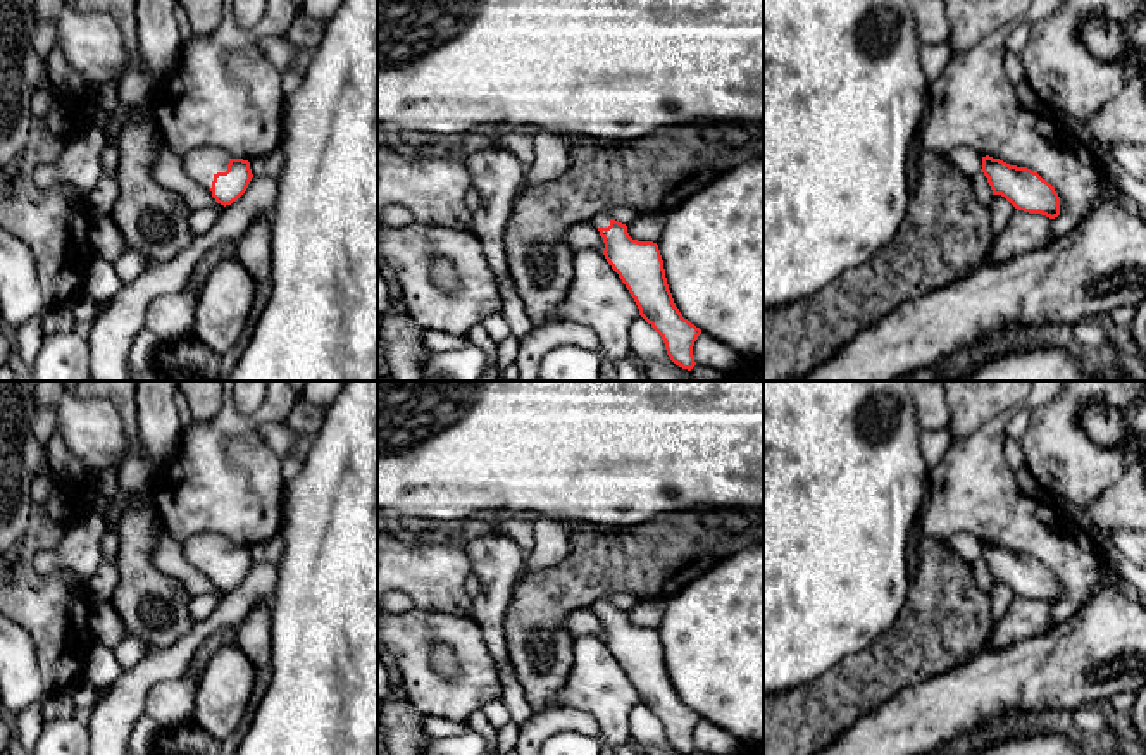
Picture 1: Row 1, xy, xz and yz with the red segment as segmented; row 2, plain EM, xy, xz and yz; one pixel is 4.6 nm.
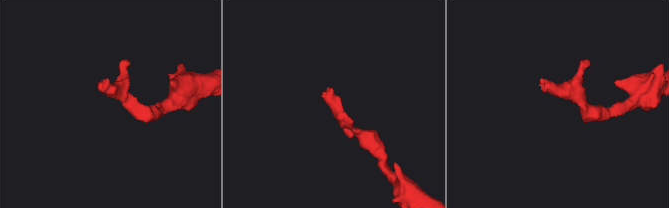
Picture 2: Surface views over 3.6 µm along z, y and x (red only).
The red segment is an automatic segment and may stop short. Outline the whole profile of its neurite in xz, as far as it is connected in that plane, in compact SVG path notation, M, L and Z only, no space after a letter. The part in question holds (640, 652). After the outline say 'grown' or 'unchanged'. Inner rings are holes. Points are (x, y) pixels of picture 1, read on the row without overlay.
M603 598L595 610L605 629L603 641L634 684L639 702L662 722L670 746L682 755L693 755L693 733L701 715L676 693L658 631L632 626L626 610Z | grown

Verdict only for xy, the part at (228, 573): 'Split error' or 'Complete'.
Split error

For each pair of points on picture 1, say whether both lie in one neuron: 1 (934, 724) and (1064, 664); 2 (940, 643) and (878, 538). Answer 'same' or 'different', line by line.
1: same
2: different

